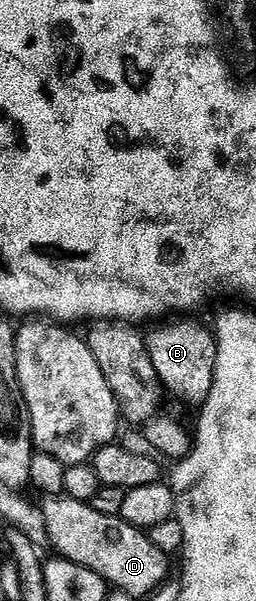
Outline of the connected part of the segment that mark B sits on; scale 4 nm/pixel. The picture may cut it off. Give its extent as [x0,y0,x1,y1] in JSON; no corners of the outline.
[145,325,217,407]

